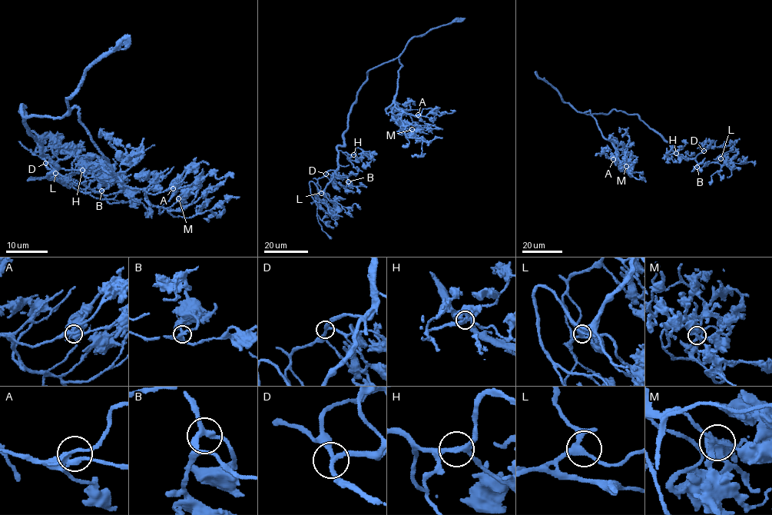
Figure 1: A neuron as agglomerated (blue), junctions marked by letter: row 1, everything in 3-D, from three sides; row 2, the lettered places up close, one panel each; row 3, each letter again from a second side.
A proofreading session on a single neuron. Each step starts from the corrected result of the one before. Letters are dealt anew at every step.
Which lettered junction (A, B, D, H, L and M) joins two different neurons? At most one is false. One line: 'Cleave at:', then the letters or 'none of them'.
Cleave at: none of them

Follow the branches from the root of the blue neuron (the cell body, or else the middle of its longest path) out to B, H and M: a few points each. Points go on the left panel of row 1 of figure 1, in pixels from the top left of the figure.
B: (20, 109), (24, 110), (31, 133), (55, 167), (49, 177), (68, 178), (83, 192), (101, 191)
H: (20, 109), (24, 110), (31, 133), (39, 141), (43, 154), (55, 167), (49, 177), (58, 169), (82, 170)
M: (20, 109), (25, 117), (56, 118), (75, 107), (120, 181), (140, 188), (157, 206), (169, 208), (178, 198)

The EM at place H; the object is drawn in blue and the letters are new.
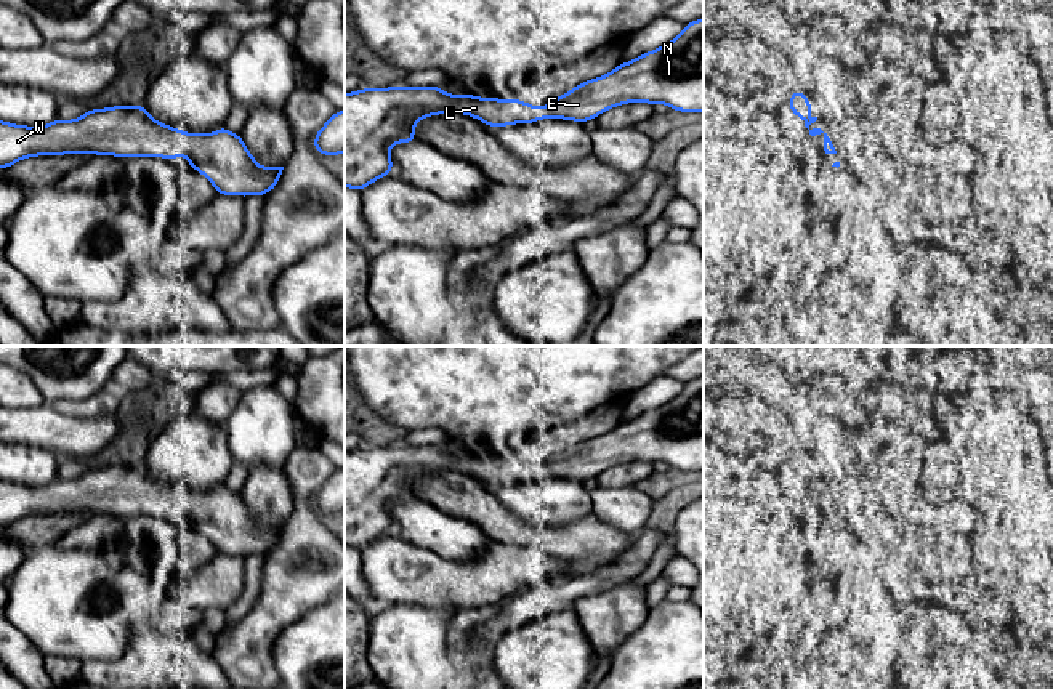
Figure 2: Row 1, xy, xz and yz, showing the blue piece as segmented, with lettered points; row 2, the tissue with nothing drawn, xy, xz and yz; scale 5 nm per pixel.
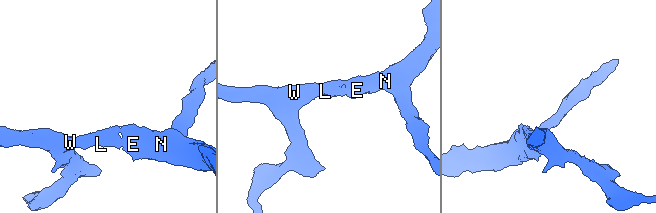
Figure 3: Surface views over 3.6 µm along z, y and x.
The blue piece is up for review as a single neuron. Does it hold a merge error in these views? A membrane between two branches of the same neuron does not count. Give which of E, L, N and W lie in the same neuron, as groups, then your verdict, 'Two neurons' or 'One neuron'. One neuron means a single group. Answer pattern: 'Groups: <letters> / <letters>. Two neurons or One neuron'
Groups: E L N W. One neuron

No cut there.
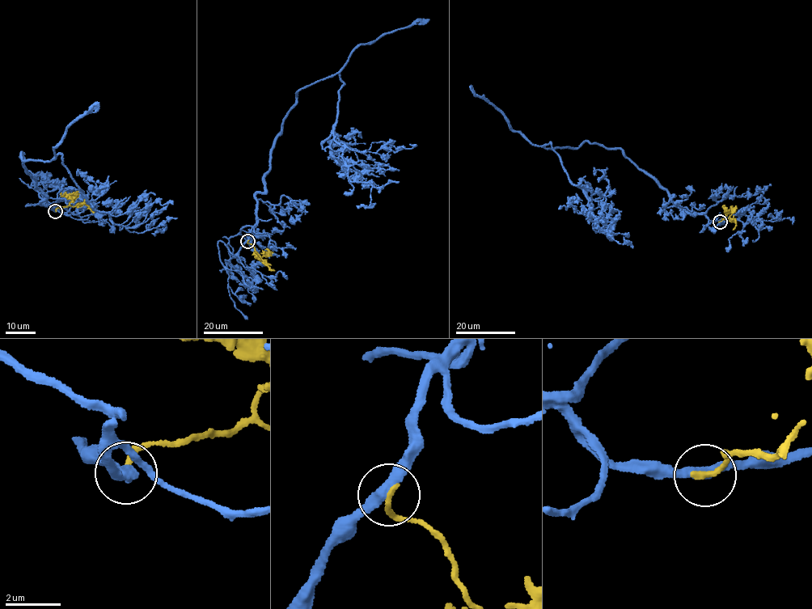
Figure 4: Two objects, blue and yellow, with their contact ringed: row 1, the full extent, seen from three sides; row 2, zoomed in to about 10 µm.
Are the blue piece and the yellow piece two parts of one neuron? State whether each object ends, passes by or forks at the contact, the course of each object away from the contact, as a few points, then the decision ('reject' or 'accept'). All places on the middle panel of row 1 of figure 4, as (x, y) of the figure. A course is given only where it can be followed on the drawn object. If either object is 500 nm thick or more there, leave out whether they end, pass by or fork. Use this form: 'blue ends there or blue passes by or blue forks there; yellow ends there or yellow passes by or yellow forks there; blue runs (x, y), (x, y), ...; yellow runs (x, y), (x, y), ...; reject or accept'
blue passes by; yellow ends there; blue runs (247, 241), (295, 95), (337, 74), (333, 137), (348, 179), (371, 186), (370, 204), (356, 205); yellow runs (247, 241), (271, 270), (274, 271); accept

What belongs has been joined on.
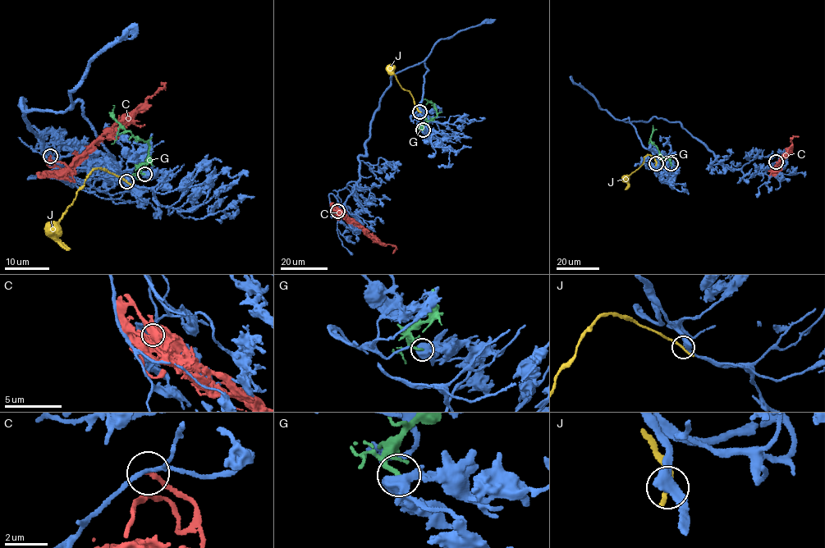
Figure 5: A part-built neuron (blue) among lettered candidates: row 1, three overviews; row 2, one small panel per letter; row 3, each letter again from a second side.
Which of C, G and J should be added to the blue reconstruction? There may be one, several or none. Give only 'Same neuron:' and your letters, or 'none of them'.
Same neuron: none of them

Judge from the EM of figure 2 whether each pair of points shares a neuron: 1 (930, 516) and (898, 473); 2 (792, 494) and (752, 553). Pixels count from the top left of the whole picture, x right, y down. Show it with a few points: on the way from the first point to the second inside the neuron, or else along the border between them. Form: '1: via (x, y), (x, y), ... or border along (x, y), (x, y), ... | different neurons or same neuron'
1: border along (919, 497), (898, 523) | different neurons
2: border along (763, 471), (773, 479), (784, 507), (798, 523) | different neurons

